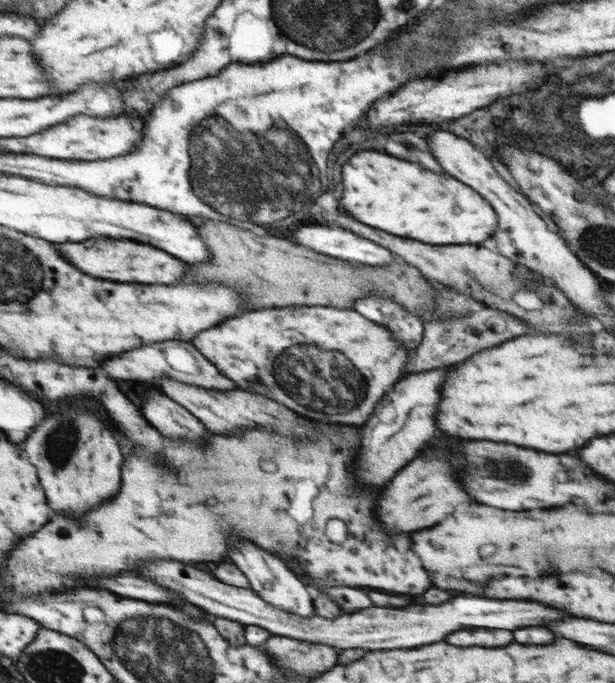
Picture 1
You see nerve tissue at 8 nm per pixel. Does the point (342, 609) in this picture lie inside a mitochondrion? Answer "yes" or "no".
no

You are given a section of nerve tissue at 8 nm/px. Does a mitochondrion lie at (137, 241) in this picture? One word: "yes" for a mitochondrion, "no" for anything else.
no

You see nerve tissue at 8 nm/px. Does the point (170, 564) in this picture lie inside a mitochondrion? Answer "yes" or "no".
no

